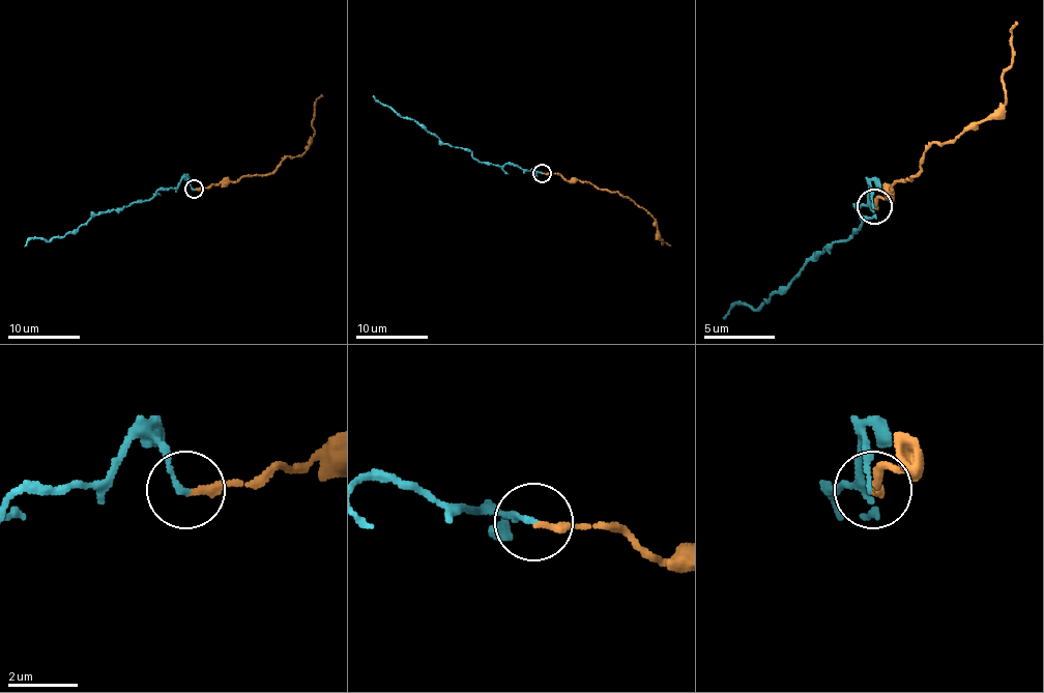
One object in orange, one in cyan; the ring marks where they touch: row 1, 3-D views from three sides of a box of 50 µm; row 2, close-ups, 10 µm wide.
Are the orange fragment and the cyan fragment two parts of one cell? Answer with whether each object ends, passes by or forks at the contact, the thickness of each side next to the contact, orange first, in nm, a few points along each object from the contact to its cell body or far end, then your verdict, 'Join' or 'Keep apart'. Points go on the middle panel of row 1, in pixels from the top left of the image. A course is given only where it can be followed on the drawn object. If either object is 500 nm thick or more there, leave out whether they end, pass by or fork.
At the ring orange ends. At the ring cyan ends. Thickness 240 nm (orange) against 160 nm. Course of orange: (543, 173), (557, 173), (568, 180), (586, 180), (592, 185), (618, 191), (654, 220), (660, 238), (670, 246). Course of cyan: (541, 173), (509, 164), (482, 163), (467, 150), (442, 143), (410, 117), (401, 117), (372, 96). Join

